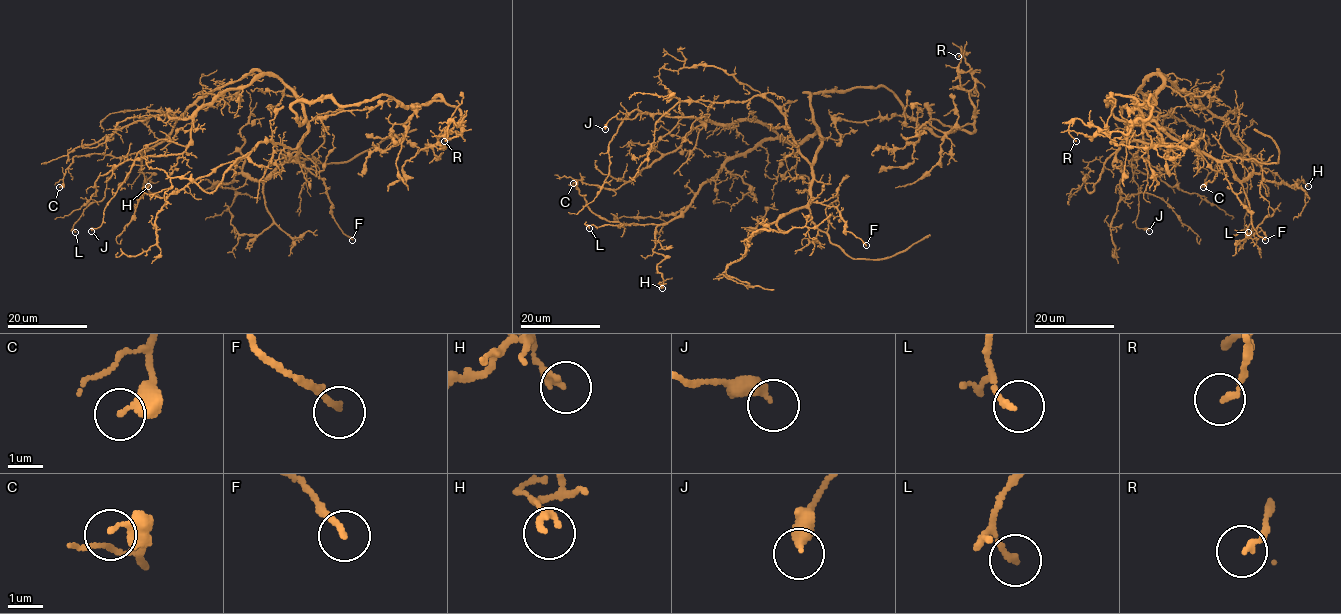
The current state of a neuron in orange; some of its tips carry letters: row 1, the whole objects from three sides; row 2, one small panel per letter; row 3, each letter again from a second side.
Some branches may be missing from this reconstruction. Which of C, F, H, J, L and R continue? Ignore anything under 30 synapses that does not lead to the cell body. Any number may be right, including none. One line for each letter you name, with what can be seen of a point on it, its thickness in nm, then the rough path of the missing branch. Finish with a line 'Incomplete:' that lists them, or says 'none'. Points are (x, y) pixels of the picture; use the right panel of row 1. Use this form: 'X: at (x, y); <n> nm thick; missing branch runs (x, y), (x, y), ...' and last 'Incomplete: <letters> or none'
Incomplete: none

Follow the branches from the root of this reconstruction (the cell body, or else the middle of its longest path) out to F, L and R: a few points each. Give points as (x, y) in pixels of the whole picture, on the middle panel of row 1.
F: (817, 131), (822, 144), (813, 165), (811, 198), (834, 206), (845, 222), (845, 230), (866, 245)
L: (817, 131), (796, 143), (764, 139), (733, 155), (680, 214), (665, 223), (620, 227), (590, 224), (589, 228)
R: (817, 131), (805, 93), (886, 86), (909, 116), (936, 134), (972, 132), (975, 80), (961, 49), (958, 56)

